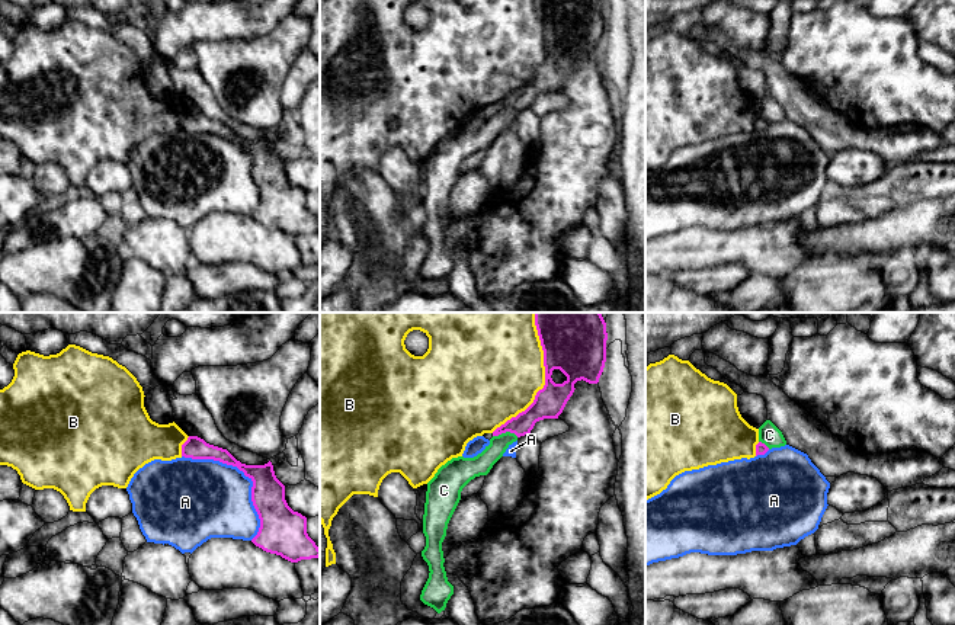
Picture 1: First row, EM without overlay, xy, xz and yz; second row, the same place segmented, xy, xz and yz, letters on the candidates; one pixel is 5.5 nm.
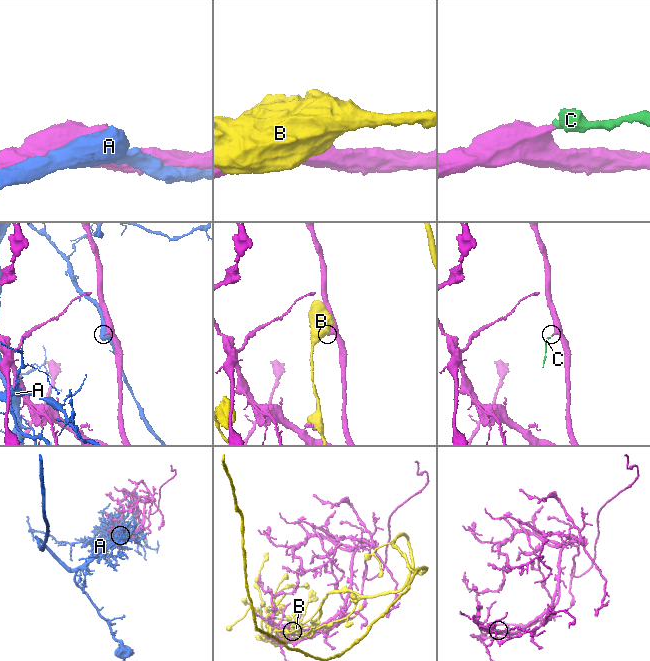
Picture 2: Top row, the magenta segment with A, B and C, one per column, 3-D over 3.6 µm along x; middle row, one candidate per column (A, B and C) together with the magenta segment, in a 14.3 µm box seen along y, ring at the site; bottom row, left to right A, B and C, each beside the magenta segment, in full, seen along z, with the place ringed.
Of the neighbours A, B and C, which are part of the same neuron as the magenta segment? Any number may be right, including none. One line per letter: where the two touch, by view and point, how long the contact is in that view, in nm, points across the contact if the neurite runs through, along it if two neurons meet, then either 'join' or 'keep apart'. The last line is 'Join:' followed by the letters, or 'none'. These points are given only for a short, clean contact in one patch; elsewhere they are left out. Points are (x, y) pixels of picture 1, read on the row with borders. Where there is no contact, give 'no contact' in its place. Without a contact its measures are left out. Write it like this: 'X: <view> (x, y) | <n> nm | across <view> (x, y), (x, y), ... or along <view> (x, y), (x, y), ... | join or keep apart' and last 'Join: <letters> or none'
A: xy (246, 476) | 600 nm | keep apart
B: xz (545, 378) | 700 nm | keep apart
C: xz (506, 430) | 140 nm | along xz (493, 435), (513, 432), (518, 436) | keep apart
Join: none

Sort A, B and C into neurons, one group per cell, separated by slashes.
A / B / C

